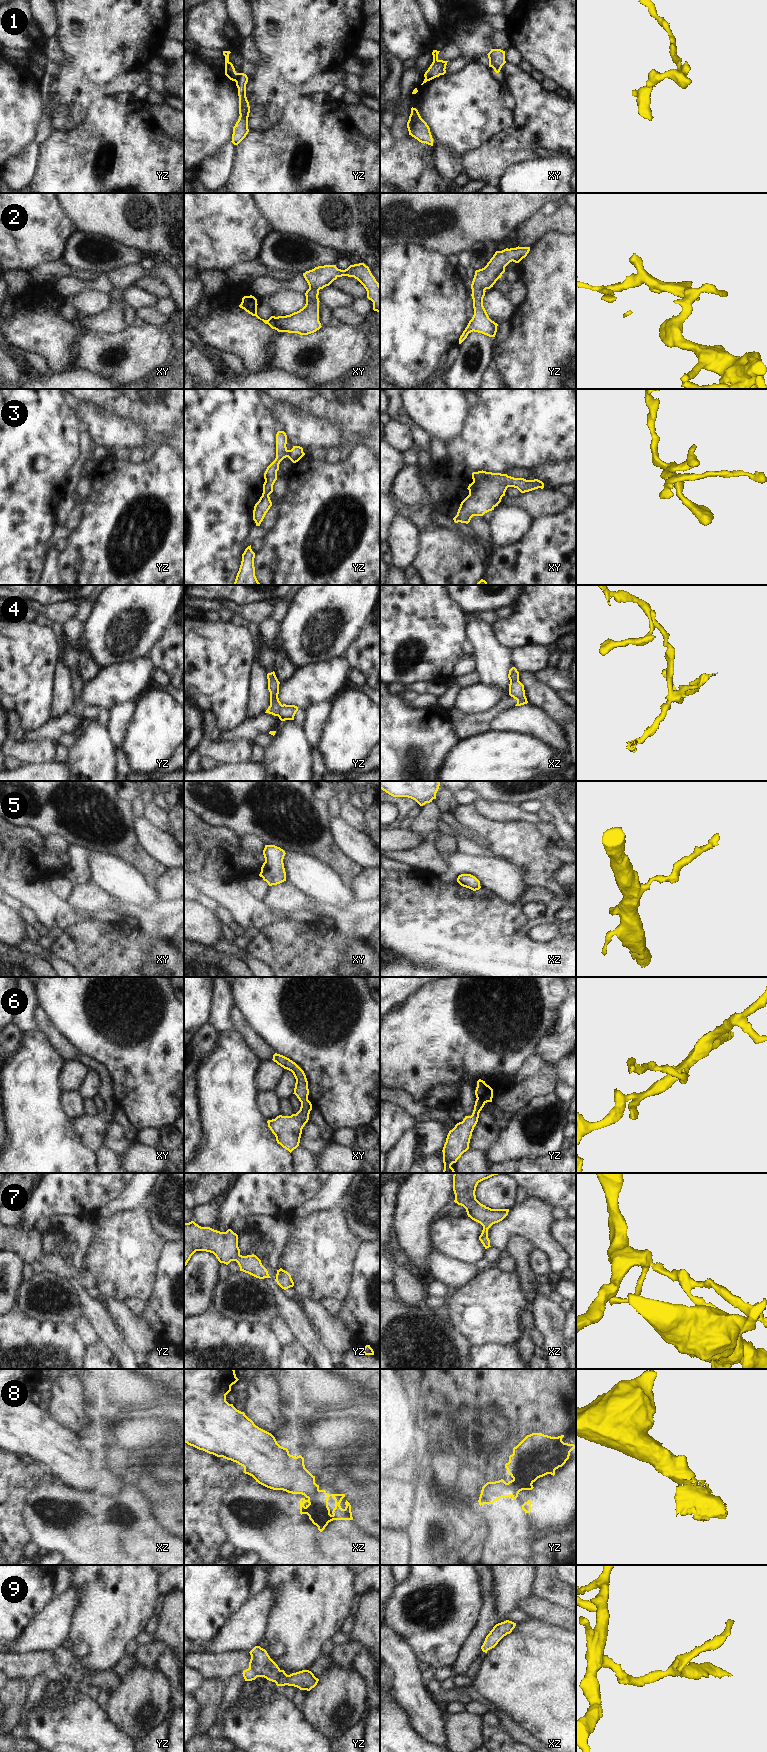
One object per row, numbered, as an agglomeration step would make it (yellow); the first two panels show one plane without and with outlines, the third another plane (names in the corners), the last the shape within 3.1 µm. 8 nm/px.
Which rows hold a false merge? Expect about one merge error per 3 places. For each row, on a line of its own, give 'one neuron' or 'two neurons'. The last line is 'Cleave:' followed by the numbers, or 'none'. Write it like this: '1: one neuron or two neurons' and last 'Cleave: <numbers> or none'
1: two neurons
2: one neuron
3: one neuron
4: one neuron
5: one neuron
6: one neuron
7: one neuron
8: two neurons
9: one neuron
Cleave: 1, 8

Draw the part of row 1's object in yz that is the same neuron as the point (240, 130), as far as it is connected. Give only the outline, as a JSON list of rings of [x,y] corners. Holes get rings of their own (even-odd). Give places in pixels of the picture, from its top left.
[[[236,73],[236,86],[239,96],[239,119],[233,127],[232,143],[238,145],[248,134],[248,117],[250,113],[249,102],[246,97],[246,84],[248,77],[244,73]]]

